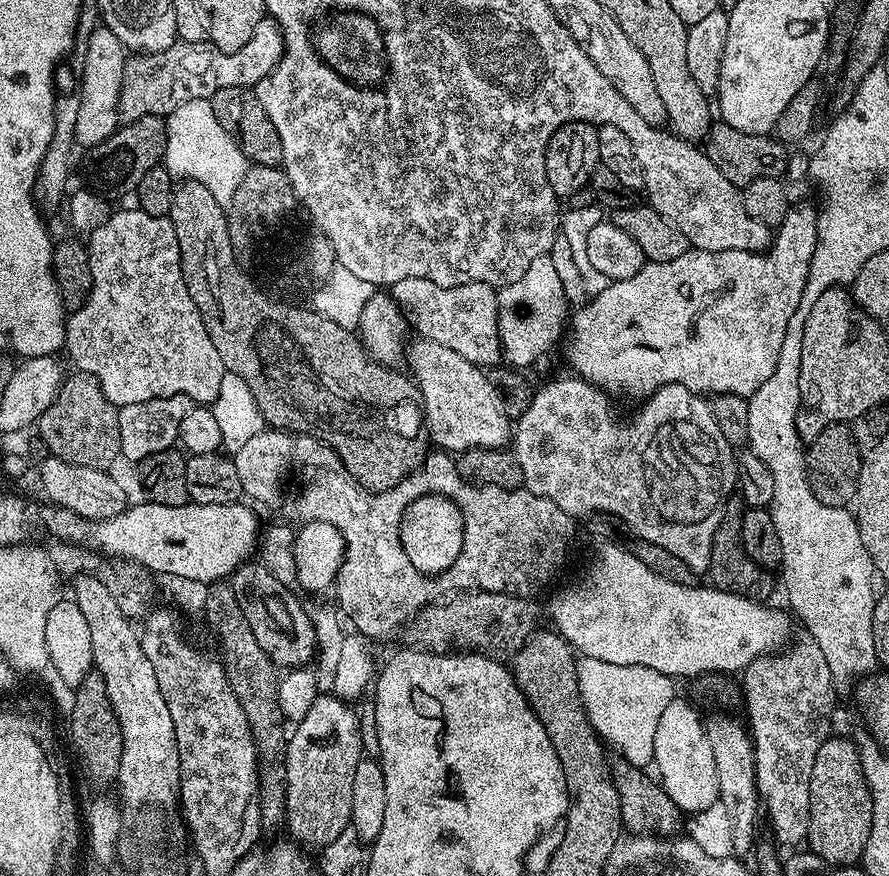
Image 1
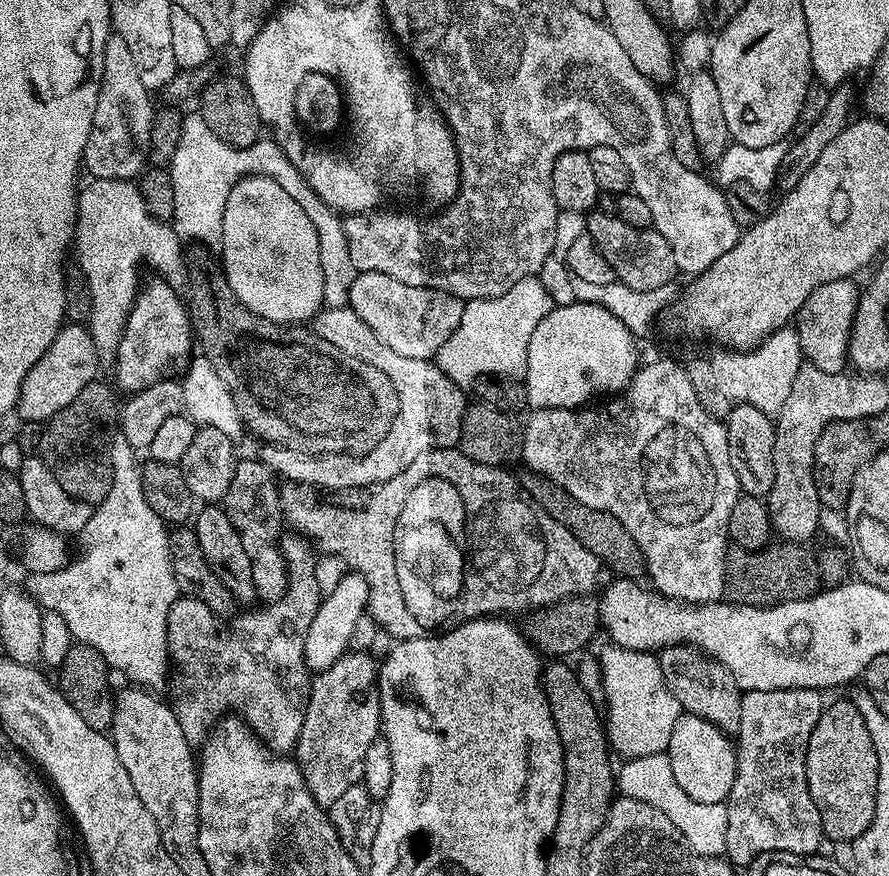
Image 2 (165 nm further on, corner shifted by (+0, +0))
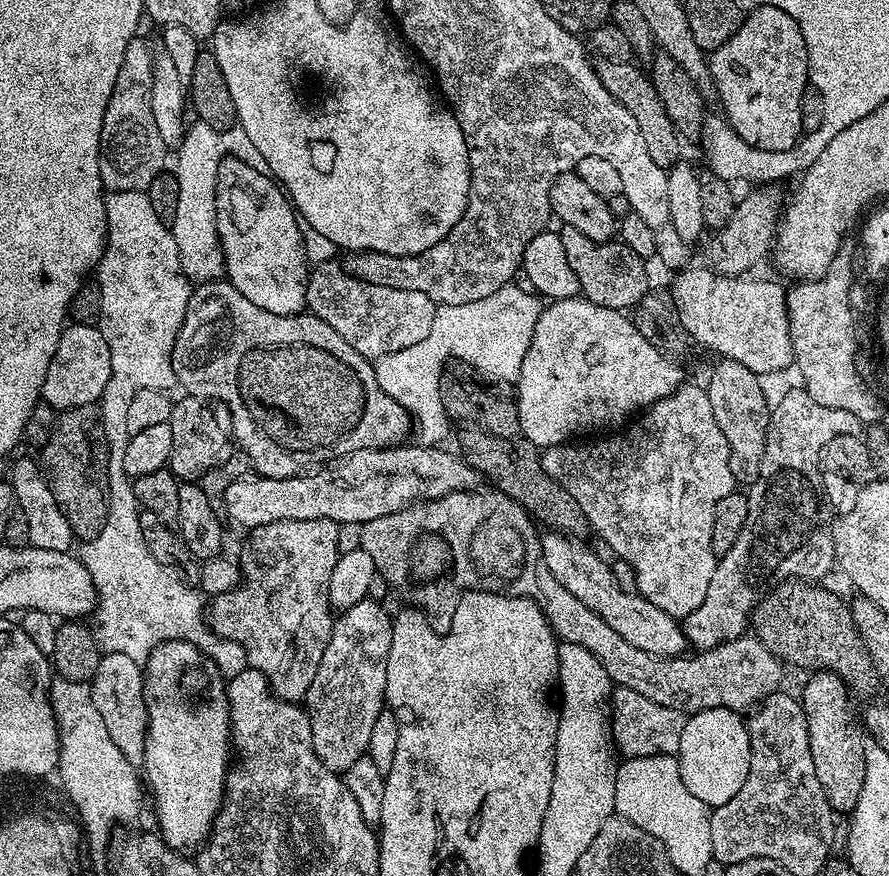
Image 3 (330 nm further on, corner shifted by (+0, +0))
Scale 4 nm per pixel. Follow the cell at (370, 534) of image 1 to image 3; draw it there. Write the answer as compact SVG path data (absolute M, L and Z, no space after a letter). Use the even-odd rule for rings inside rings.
M499 490L480 491L449 492L447 496L442 496L439 500L430 500L427 503L417 502L408 508L398 510L394 514L374 518L370 523L364 525L360 547L366 550L366 554L370 554L370 558L374 558L374 566L379 579L385 580L384 584L388 586L395 581L400 581L401 576L404 576L405 552L408 552L409 541L412 540L414 533L420 529L421 525L427 524L433 529L442 526L444 533L455 537L456 543L462 546L463 551L474 548L475 553L484 553L484 592L500 592L503 596L530 597L550 622L557 641L586 646L586 650L590 650L590 654L594 654L598 658L598 662L602 662L602 670L606 670L613 685L635 690L637 694L650 698L650 702L654 702L658 706L666 706L670 710L678 710L681 714L714 710L715 708L725 708L731 712L748 714L767 696L771 696L781 687L780 679L783 678L784 671L786 671L785 665L755 634L745 634L728 640L716 648L701 651L696 654L693 660L655 656L646 650L638 650L638 646L630 646L630 642L626 642L626 638L622 638L622 634L610 630L610 626L606 626L606 622L598 613L590 610L590 606L586 606L586 602L582 602L574 594L565 590L554 578L554 574L550 574L550 566L546 566L544 555L540 549L541 537L536 536L537 525L532 517L525 512L524 507L511 500L505 492Z

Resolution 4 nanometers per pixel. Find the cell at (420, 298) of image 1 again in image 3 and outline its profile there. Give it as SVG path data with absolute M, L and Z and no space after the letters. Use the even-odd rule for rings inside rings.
M335 259L315 265L309 271L306 298L307 311L334 326L360 358L388 356L391 352L407 353L423 345L426 334L430 334L430 326L434 326L438 307L418 290L394 290L390 286L362 282L351 276L343 263Z

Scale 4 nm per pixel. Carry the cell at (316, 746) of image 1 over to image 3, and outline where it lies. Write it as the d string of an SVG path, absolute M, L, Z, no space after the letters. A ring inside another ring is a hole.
M369 598L358 602L335 617L330 642L322 654L322 662L318 662L318 674L314 674L314 682L310 682L310 690L303 698L312 720L314 750L321 762L337 774L343 774L358 758L365 756L374 722L386 708L386 658L390 654L392 616L374 600Z

